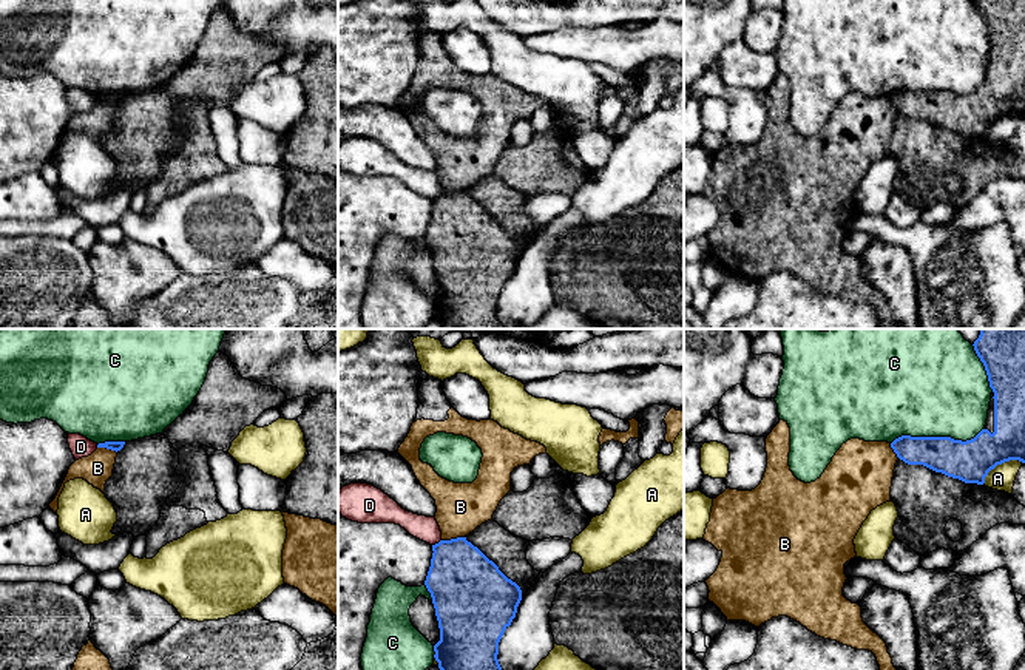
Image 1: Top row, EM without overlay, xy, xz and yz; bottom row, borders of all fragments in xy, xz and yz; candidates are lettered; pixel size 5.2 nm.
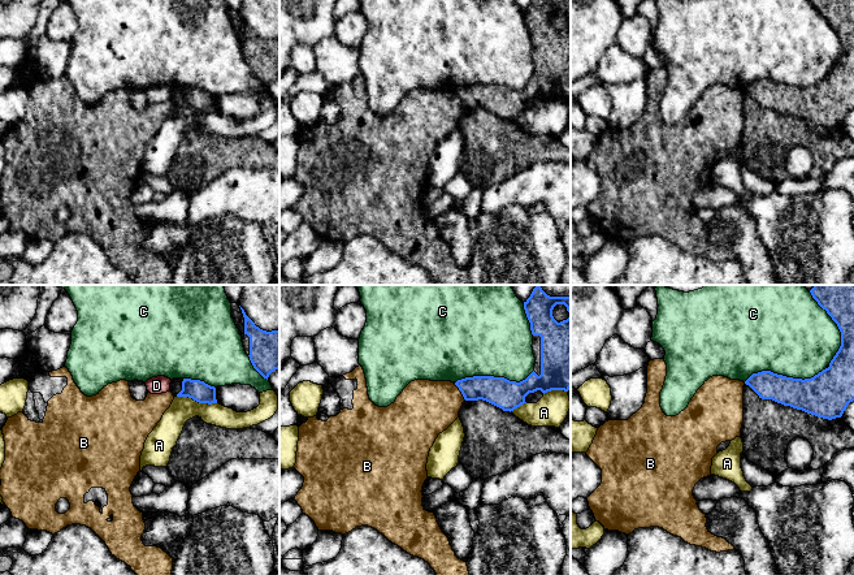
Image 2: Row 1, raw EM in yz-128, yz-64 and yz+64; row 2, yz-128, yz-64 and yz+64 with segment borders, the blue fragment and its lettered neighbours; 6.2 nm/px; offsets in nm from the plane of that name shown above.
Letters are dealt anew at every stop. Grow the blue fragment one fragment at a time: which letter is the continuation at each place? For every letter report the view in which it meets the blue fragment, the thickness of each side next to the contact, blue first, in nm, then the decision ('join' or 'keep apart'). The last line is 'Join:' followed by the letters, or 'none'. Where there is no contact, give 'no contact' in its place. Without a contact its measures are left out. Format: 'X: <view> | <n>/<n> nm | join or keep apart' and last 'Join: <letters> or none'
A: yz | 220/130 nm | keep apart
B: xz | 380/260 nm | keep apart
C: yz | 220/480 nm | keep apart
D: xz | 360/130 nm | keep apart
Join: none

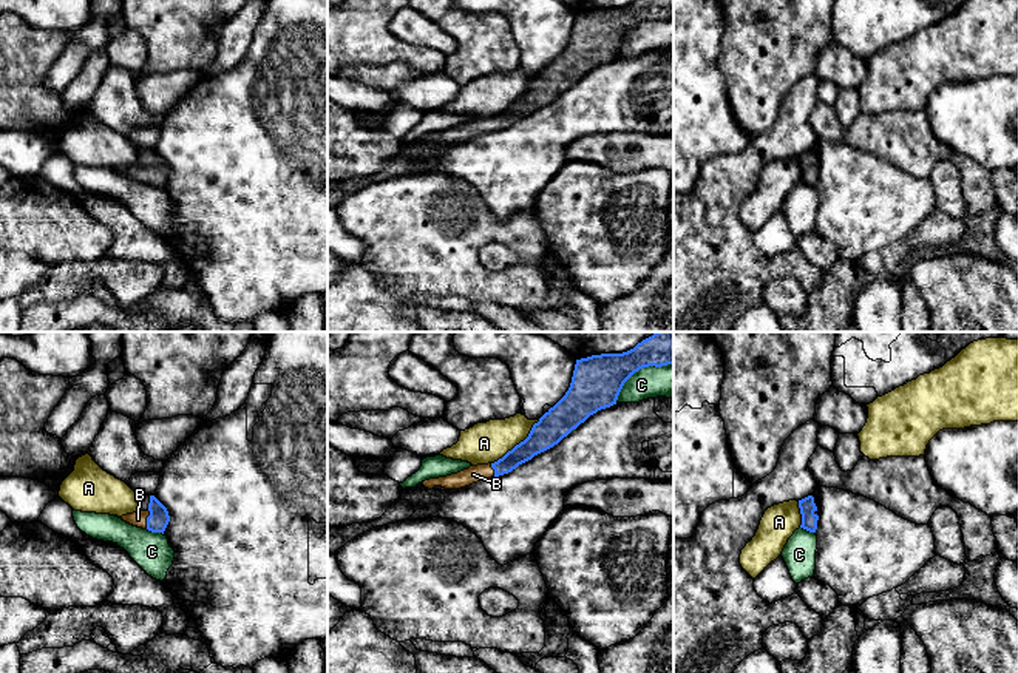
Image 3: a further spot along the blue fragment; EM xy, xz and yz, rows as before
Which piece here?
A: xz | 160/220 nm | keep apart
B: xy | 110/80 nm | join
C: xz | 260/180 nm | keep apart
Join: B

